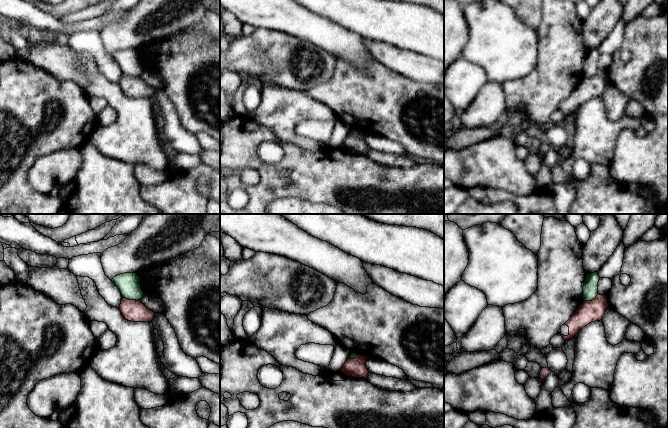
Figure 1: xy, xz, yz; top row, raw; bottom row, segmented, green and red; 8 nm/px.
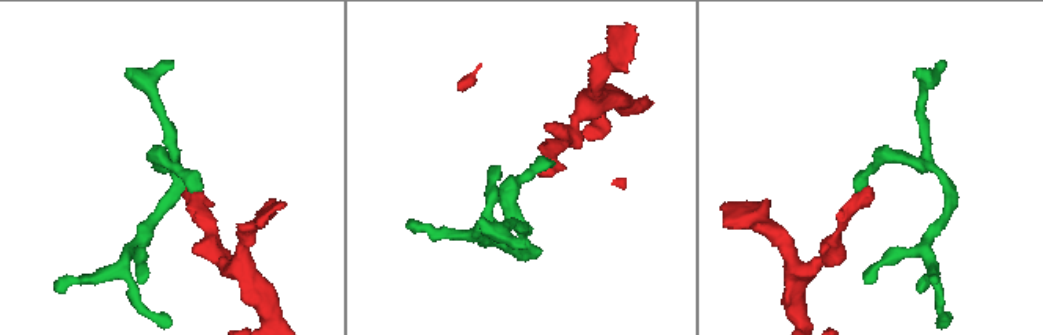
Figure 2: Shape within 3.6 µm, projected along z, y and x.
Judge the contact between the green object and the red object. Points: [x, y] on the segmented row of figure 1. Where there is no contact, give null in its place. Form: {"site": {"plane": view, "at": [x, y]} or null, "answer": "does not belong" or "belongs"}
{"site": {"plane": "xy", "at": [132, 299]}, "answer": "does not belong"}

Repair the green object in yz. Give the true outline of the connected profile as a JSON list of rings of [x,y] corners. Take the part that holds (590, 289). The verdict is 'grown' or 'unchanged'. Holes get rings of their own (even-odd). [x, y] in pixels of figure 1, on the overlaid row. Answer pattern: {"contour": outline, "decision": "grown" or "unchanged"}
{"contour": [[[597,272],[587,274],[584,286],[583,286],[583,300],[592,301],[598,295],[598,282],[600,277]]], "decision": "unchanged"}

